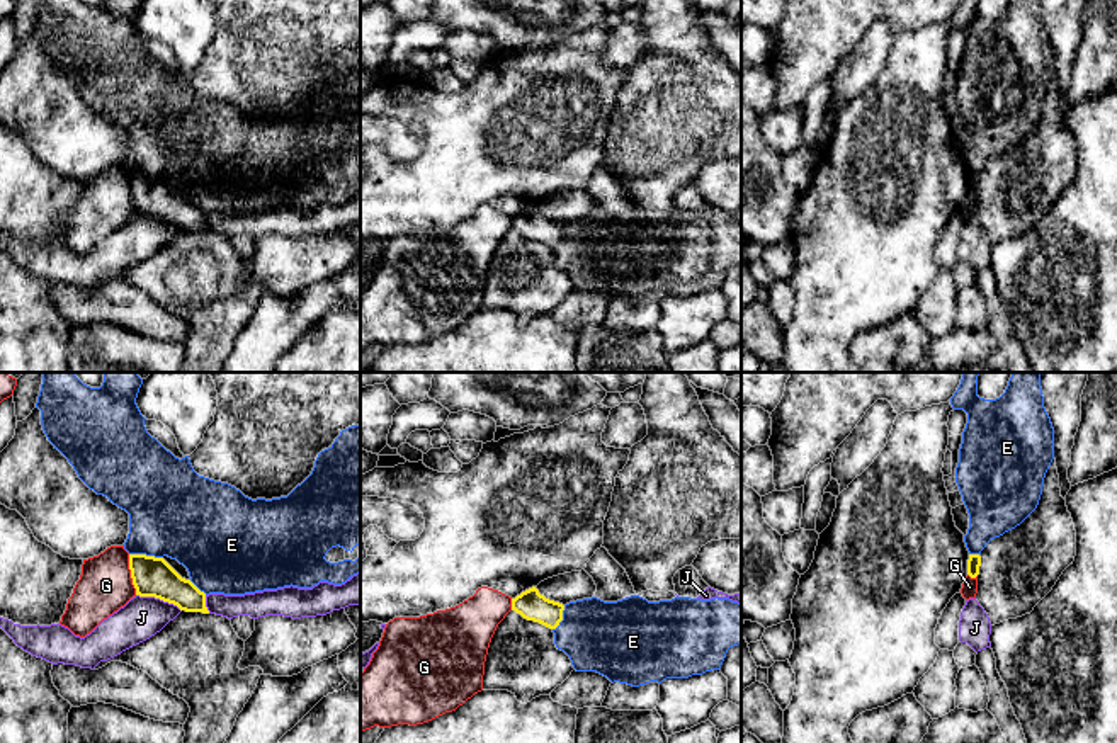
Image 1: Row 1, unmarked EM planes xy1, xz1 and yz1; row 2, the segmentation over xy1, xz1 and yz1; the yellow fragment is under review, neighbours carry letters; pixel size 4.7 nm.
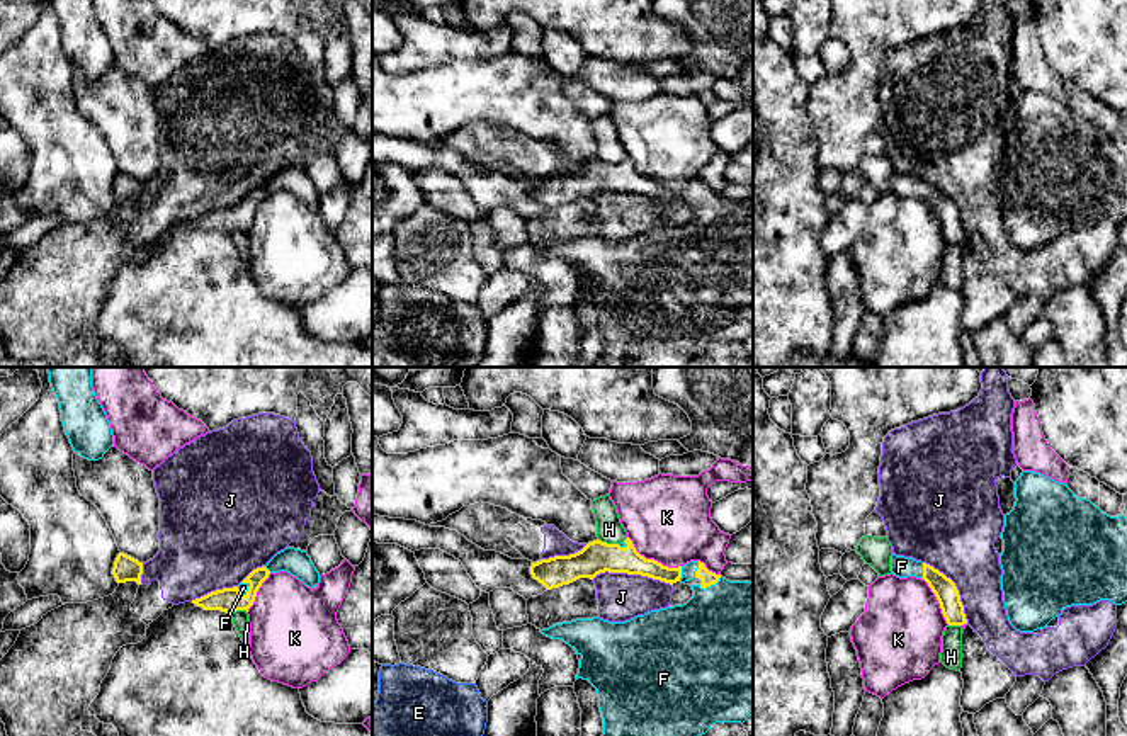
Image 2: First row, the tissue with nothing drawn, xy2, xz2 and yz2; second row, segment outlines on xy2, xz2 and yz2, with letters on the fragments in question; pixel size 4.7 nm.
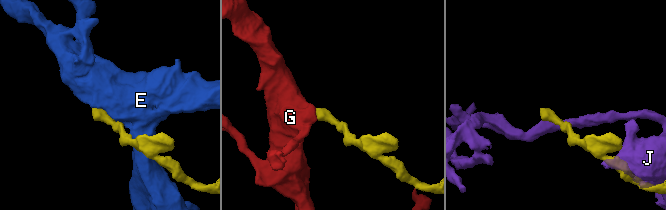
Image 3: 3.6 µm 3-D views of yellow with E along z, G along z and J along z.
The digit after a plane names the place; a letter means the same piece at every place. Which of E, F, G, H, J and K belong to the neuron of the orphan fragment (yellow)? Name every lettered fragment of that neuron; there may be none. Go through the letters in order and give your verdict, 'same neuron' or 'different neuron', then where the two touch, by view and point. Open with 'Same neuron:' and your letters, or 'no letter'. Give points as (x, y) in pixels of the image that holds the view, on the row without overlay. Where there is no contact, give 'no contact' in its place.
Same neuron: F
E: different neuron; contact xy1 (145, 174)
F: same neuron; contact xz2 (709, 204)
G: different neuron; contact xy1 (131, 194)
H: different neuron; contact xz2 (607, 164)
J: different neuron; contact xz2 (631, 192)
K: different neuron; contact xz2 (651, 179)

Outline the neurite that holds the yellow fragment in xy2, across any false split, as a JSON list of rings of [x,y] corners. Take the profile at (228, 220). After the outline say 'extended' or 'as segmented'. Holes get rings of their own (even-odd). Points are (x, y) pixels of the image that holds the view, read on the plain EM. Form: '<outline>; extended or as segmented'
[[[286,167],[284,170],[277,172],[265,185],[253,189],[238,206],[211,211],[201,218],[192,219],[192,223],[202,226],[204,229],[221,229],[229,235],[236,229],[248,231],[262,202],[270,192],[279,190],[291,192],[309,207],[314,207],[320,202],[320,192],[316,190],[308,172]]]; extended

